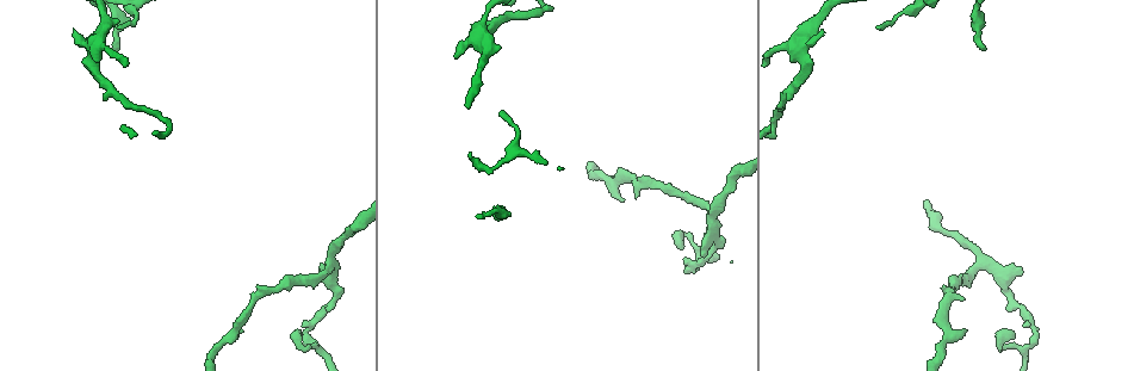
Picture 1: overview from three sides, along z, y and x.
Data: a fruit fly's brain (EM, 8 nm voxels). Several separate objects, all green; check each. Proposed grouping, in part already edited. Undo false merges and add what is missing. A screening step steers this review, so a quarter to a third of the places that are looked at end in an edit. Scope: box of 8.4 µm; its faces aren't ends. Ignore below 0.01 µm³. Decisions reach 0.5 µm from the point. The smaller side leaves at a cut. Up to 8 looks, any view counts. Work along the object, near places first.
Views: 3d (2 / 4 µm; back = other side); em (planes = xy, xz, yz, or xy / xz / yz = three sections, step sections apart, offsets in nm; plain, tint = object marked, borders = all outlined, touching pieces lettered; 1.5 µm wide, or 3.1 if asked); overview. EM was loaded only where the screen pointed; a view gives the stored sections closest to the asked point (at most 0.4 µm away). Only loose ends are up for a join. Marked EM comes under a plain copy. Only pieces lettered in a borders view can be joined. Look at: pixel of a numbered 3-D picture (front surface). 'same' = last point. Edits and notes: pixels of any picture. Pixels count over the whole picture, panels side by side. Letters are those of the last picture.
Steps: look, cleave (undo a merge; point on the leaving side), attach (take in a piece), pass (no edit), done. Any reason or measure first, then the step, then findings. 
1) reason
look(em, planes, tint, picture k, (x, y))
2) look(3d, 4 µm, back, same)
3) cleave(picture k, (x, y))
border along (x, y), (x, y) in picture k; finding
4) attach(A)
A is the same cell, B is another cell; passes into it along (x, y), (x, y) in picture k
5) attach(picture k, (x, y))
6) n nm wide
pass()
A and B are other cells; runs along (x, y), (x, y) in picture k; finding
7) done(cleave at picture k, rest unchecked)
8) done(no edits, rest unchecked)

three-way junction
look(3d, 2 µm, picture 1, (1028, 346))

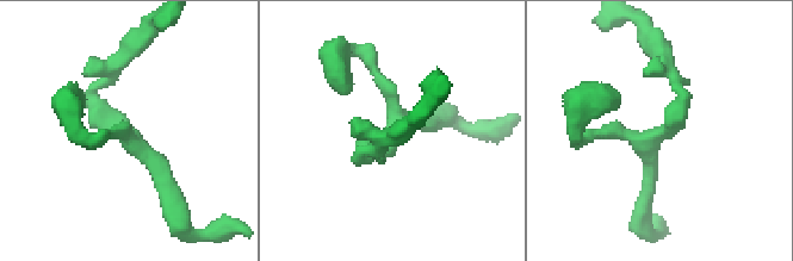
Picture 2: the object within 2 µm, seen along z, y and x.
look(em, planes, tint, picture 2, (657, 135))

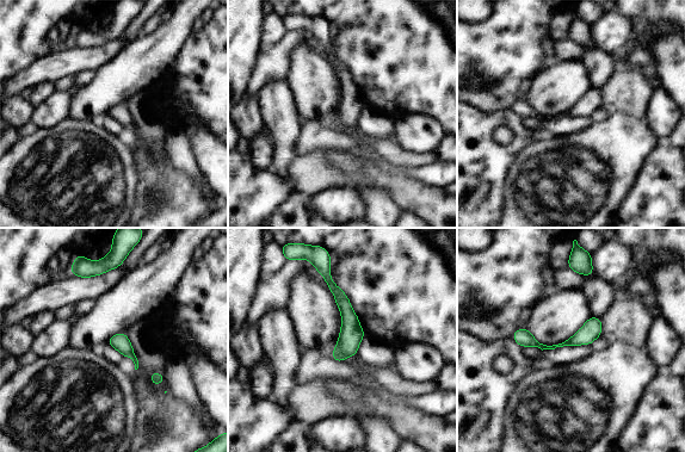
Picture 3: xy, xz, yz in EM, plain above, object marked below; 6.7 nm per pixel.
see the neighbours
look(em, planes, borders, same)

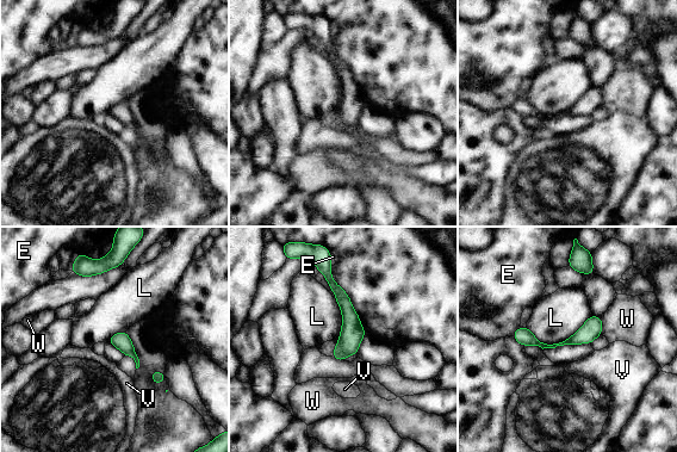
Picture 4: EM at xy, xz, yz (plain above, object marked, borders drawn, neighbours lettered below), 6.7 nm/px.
pass()
E, L, V and W are other cells; border along (592, 315), (552, 344), (526, 327) in picture 4; all the same neuron

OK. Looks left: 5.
branch stops here
look(em, planes, tint, picture 1, (76, 35))

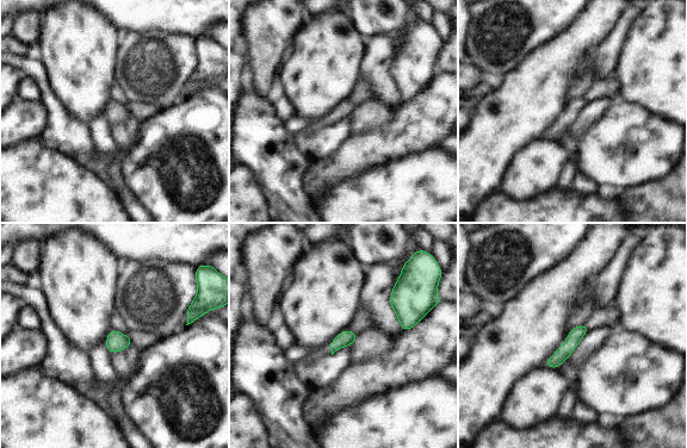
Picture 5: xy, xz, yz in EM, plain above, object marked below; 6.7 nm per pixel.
look(em, planes, borders, same)

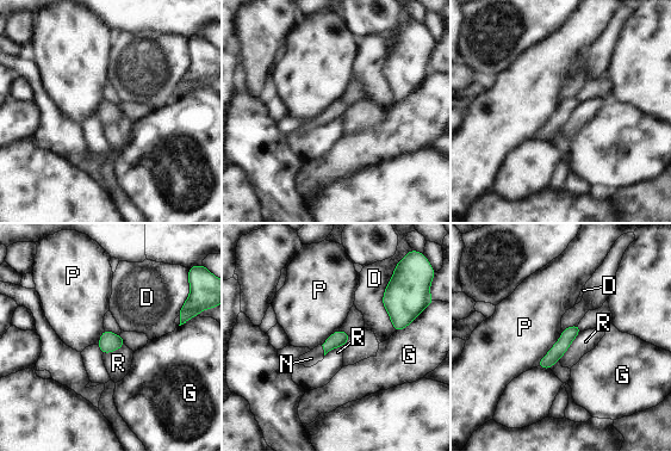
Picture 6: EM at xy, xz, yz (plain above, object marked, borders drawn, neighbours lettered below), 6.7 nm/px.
attach(picture 6, (311, 358))
N is the same cell, D, G, P and R are other cells; the neuron continues

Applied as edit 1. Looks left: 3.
branch stops here
look(3d, 4 µm, back, picture 1, (983, 50))

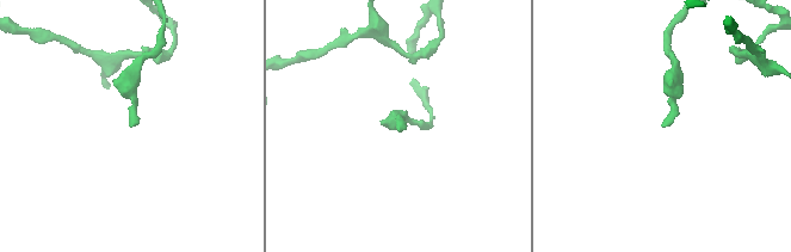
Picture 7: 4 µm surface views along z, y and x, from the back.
look(em, planes, borders, picture 7, (398, 130))

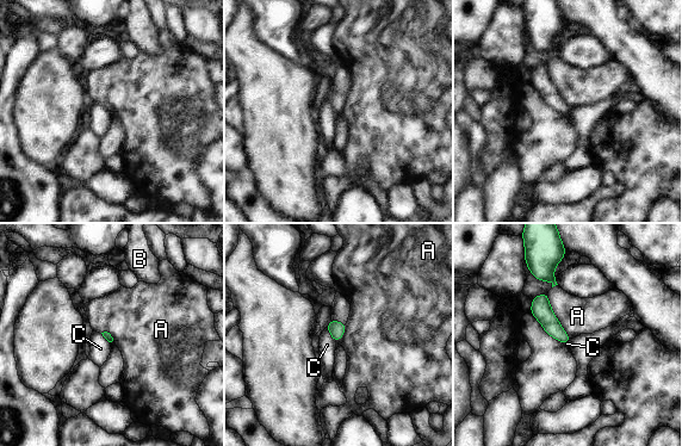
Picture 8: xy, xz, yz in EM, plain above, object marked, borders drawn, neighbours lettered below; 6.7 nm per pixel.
pass()
A, B and C are other cells; border along (547, 292), (553, 315), (571, 338) in picture 8; no lettered piece goes on from it

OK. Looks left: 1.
done(attach at picture 6, rest unchecked)

